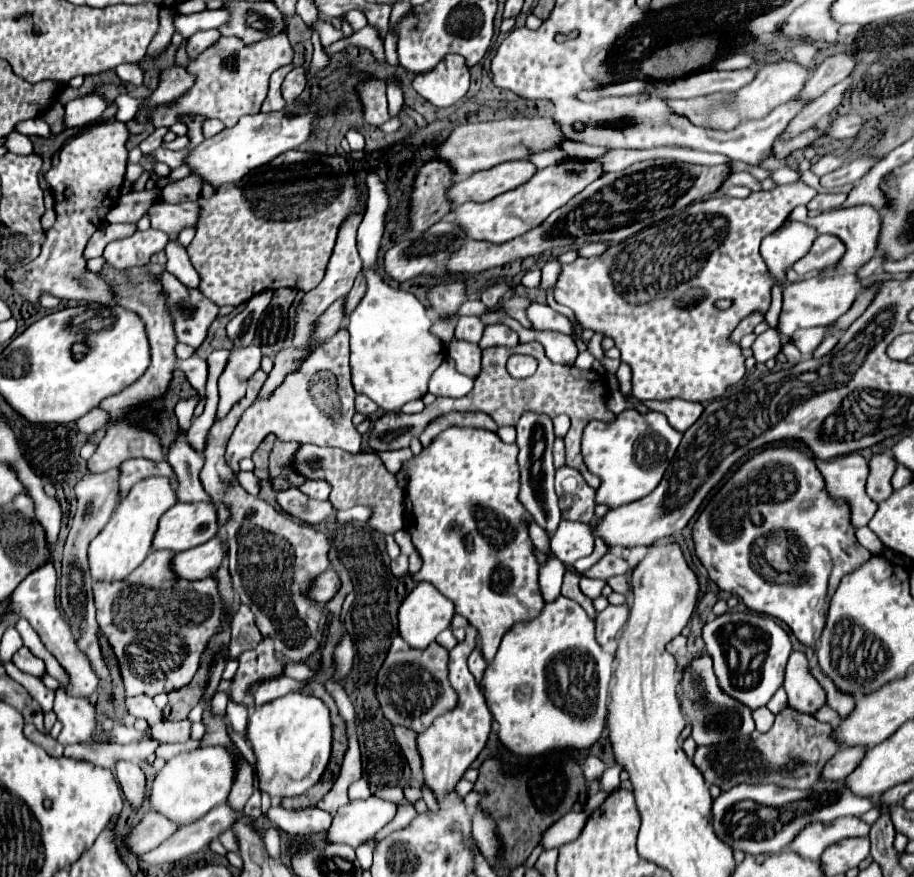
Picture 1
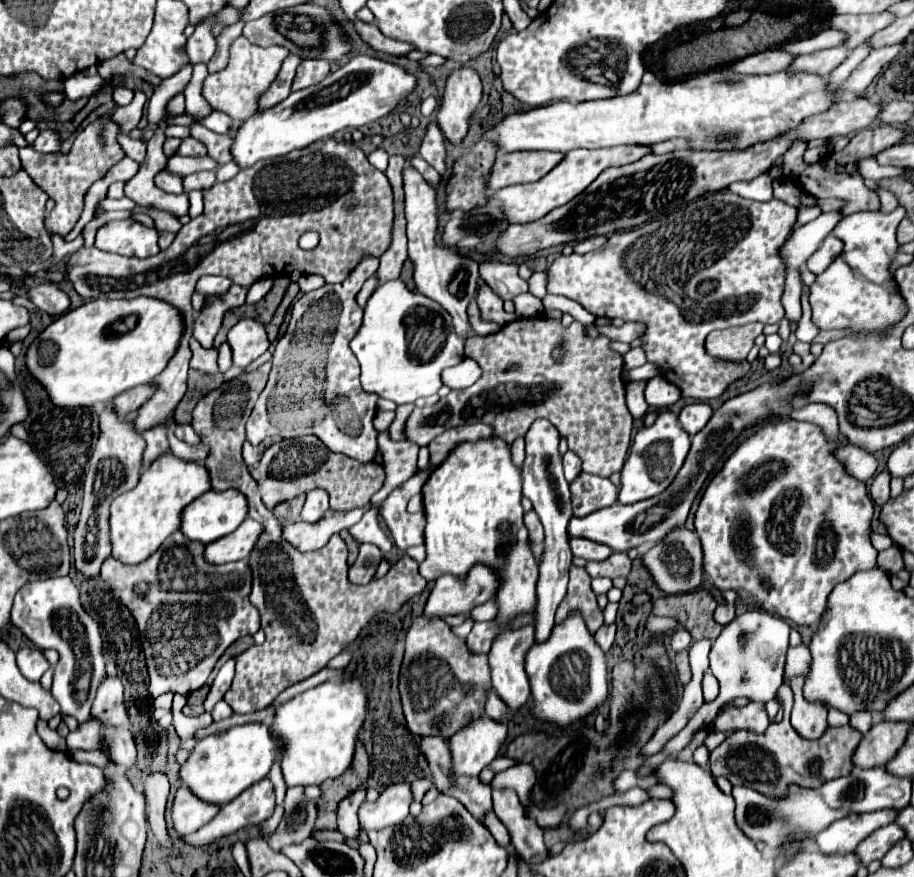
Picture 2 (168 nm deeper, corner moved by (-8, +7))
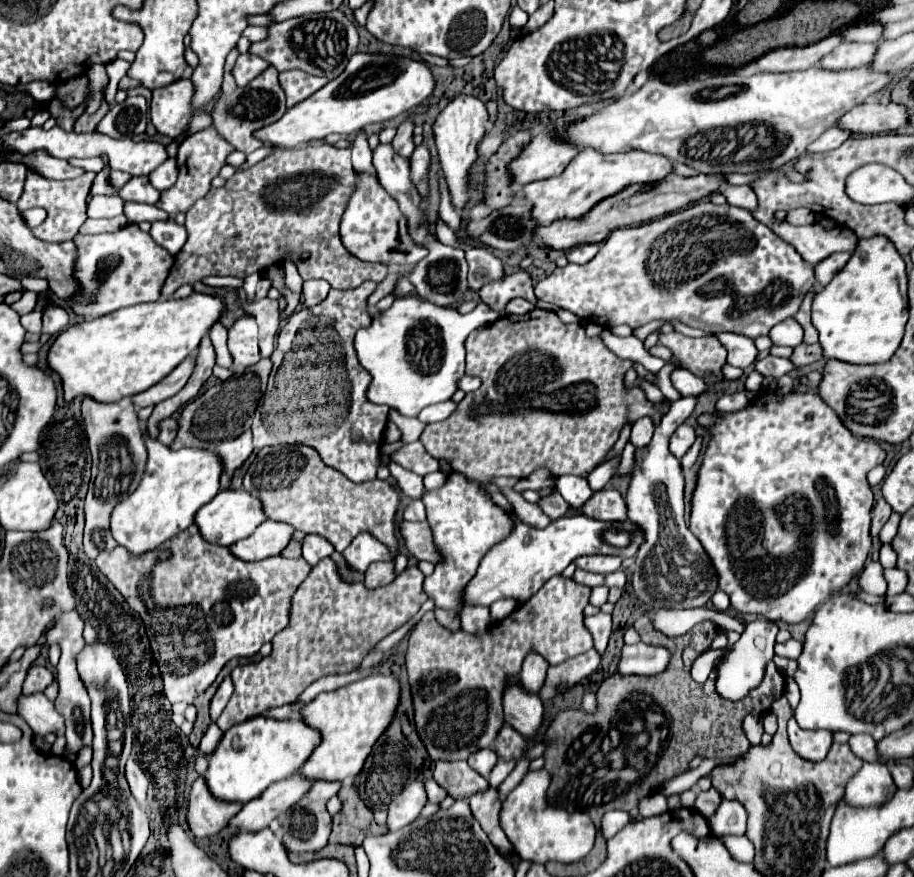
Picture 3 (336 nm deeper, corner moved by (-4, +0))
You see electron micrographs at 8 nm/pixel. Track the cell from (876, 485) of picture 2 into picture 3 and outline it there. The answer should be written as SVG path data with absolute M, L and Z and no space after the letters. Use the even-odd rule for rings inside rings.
M880 499L880 501L876 503L876 507L874 507L874 511L872 511L872 531L870 531L870 533L872 533L874 537L880 533L880 529L882 529L884 523L888 521L890 513L892 513L890 505L888 505L884 499Z

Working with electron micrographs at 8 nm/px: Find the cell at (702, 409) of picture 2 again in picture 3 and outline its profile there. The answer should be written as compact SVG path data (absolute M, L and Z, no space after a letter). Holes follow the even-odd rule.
M680 425L674 433L672 433L672 437L670 437L670 453L674 455L674 457L684 457L686 455L686 451L692 447L692 443L694 443L694 439L696 439L696 435L694 435L694 429L690 427L690 425Z

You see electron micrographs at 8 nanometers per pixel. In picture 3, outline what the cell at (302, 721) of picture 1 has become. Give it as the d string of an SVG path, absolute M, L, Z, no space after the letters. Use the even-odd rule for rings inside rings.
M376 673L362 681L340 687L336 691L320 693L314 701L310 701L302 709L302 719L314 725L314 729L320 729L322 747L318 747L318 751L312 753L310 761L306 761L300 773L306 777L326 779L326 781L354 779L362 771L368 755L372 753L374 743L384 735L384 731L394 721L400 703L400 691L402 687L398 679Z

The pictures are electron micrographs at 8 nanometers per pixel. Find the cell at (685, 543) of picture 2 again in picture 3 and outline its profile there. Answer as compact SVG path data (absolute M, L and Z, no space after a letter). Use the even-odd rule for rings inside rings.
M682 397L672 403L672 415L662 417L662 425L654 431L652 443L646 449L636 451L636 467L626 495L628 519L644 531L644 543L636 553L632 587L634 595L654 609L706 607L718 591L716 569L702 543L686 527L682 467L668 449L670 435L688 419L696 407L696 401L698 397Z

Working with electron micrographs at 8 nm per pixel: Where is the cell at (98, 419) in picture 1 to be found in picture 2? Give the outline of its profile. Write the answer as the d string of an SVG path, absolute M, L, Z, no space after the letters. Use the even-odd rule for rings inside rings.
M136 386L136 388L130 388L122 394L118 394L118 398L112 400L114 404L114 412L122 418L126 416L128 412L134 412L138 410L138 406L142 406L142 402L146 402L146 398L154 392L152 386Z

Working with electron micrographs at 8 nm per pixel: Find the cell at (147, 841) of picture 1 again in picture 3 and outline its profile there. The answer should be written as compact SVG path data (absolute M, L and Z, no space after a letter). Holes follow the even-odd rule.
M198 777L192 785L190 805L188 805L188 825L196 837L210 837L228 827L234 813L242 809L242 803L230 803L216 799L204 777Z

